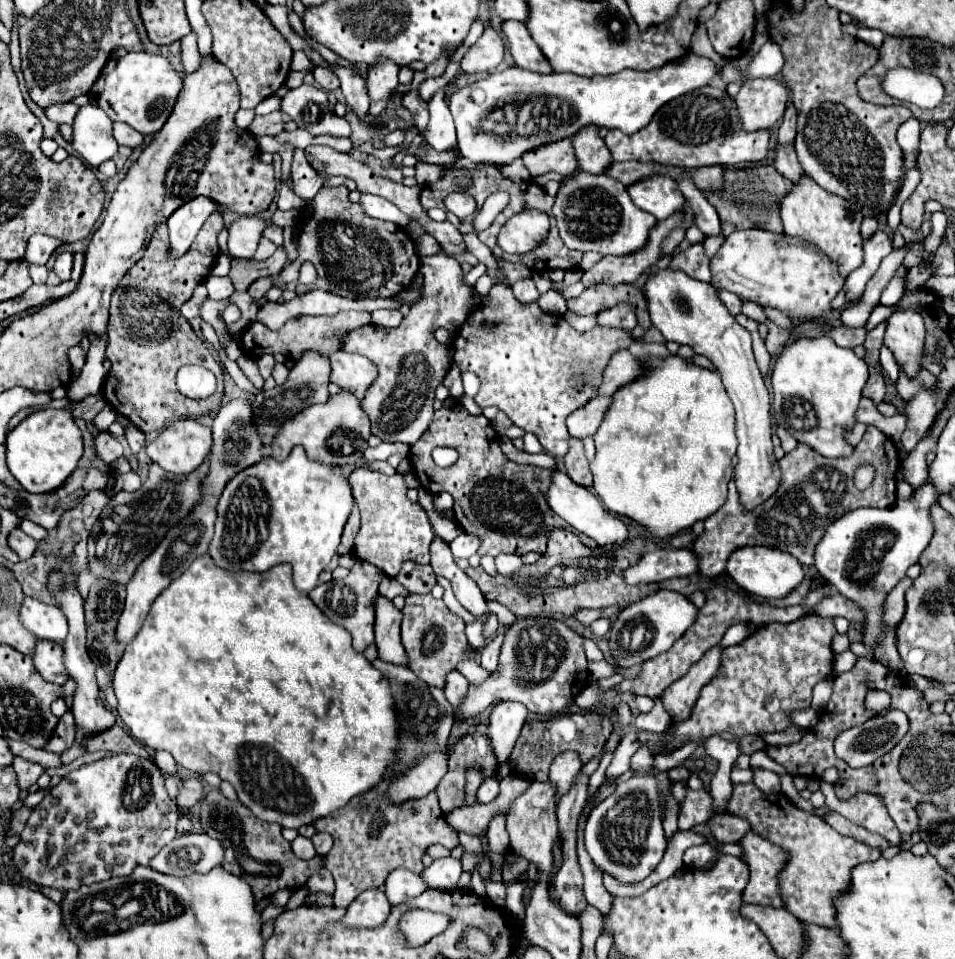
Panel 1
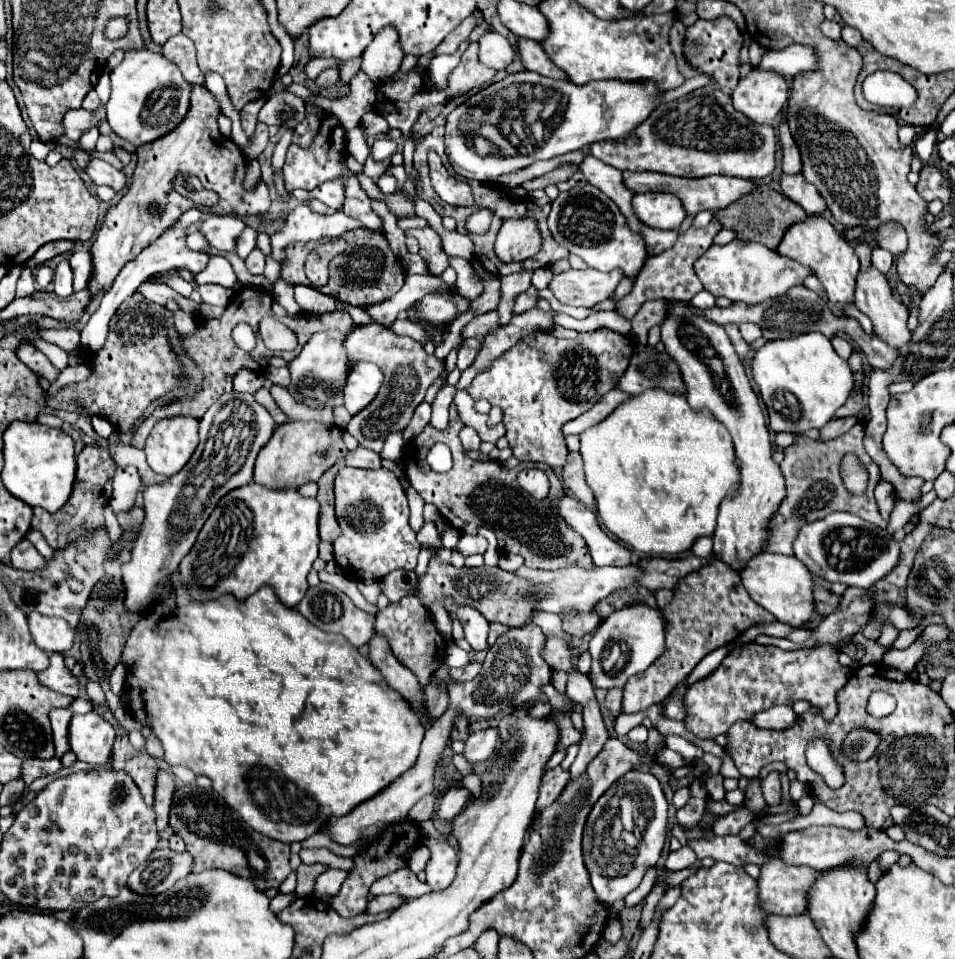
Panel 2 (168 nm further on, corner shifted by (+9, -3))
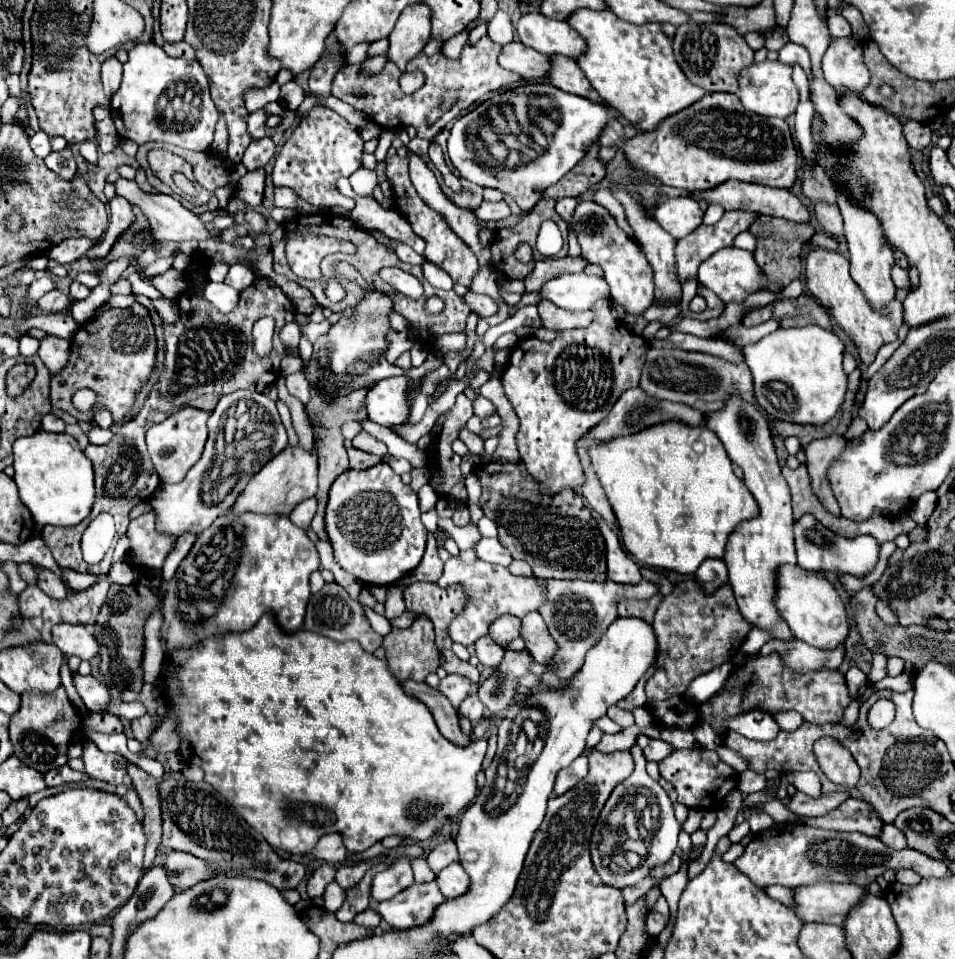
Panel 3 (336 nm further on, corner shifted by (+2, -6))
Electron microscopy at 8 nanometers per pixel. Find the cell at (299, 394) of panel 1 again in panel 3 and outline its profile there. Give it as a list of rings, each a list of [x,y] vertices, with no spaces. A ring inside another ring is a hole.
[[[379,291],[367,293],[365,301],[357,305],[355,319],[341,319],[331,327],[331,331],[315,341],[313,357],[309,359],[307,367],[303,369],[307,381],[319,393],[331,397],[345,397],[359,387],[367,387],[377,383],[383,377],[403,375],[399,367],[393,367],[385,359],[385,335],[389,331],[389,311],[391,299]]]

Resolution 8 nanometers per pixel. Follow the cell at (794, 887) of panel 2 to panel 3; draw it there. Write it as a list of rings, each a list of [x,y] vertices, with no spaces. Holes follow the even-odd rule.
[[[815,883],[793,889],[793,911],[801,921],[821,921],[843,925],[847,911],[865,893],[865,887],[853,883]]]

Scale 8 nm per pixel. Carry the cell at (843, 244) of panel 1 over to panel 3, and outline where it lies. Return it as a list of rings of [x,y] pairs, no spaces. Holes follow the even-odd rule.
[[[819,247],[811,249],[805,257],[805,283],[807,283],[807,291],[823,307],[831,309],[829,311],[831,317],[855,341],[855,345],[859,347],[859,357],[865,365],[869,365],[875,359],[881,345],[891,343],[891,341],[897,339],[897,329],[903,323],[903,303],[895,301],[881,315],[875,313],[871,309],[871,305],[865,301],[863,291],[859,289],[859,285],[851,279],[849,261],[841,253],[825,251],[825,249],[819,249]]]

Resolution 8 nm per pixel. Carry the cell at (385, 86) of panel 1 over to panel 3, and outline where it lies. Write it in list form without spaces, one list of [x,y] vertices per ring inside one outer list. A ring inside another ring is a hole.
[[[411,5],[403,9],[399,21],[395,23],[395,29],[389,35],[387,61],[399,65],[399,69],[405,71],[407,61],[411,61],[411,57],[417,57],[429,41],[429,29],[431,23],[427,5]]]

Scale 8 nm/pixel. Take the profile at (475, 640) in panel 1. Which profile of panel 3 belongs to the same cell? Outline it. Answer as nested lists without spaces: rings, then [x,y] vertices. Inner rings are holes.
[[[451,557],[445,563],[445,571],[437,581],[441,587],[453,585],[453,583],[461,583],[463,589],[467,591],[467,595],[471,597],[469,605],[465,607],[465,611],[461,615],[457,615],[451,623],[449,623],[449,637],[455,643],[461,643],[465,647],[473,645],[479,637],[487,635],[489,625],[499,617],[499,615],[515,615],[519,619],[523,619],[527,613],[531,611],[539,611],[543,607],[545,601],[545,579],[539,579],[535,575],[531,577],[517,577],[513,575],[507,567],[503,565],[491,565],[491,563],[483,563],[477,559],[475,565],[463,565],[459,561],[459,557]]]

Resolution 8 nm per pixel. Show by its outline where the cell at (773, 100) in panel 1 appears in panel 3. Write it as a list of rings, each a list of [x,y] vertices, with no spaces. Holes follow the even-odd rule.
[[[763,61],[759,65],[751,65],[743,69],[743,73],[739,73],[737,95],[747,111],[763,117],[787,119],[791,113],[795,113],[795,107],[799,103],[799,91],[791,79],[791,65],[783,65],[779,61]]]

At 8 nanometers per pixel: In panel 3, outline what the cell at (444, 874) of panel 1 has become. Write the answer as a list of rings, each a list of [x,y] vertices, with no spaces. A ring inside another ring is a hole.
[[[449,863],[445,869],[441,869],[435,877],[435,883],[439,885],[439,891],[449,897],[459,897],[469,887],[469,875],[461,867],[461,863]]]

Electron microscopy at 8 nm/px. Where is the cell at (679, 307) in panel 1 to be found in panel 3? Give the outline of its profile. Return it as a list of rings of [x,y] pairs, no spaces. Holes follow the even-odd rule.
[[[733,393],[721,409],[705,415],[703,425],[721,439],[731,461],[741,465],[743,481],[759,505],[759,515],[741,521],[735,527],[735,531],[729,535],[723,555],[729,569],[729,583],[739,603],[739,611],[755,627],[771,631],[777,639],[791,639],[793,635],[789,627],[779,617],[773,605],[773,595],[775,595],[775,569],[781,563],[797,563],[795,545],[791,537],[791,529],[795,521],[791,509],[791,491],[785,477],[781,475],[769,423],[755,405],[743,401],[743,397]]]

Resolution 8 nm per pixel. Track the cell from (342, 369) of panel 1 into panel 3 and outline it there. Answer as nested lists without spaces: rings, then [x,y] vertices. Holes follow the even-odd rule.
[[[387,377],[369,387],[365,397],[367,415],[371,421],[393,427],[407,423],[409,401],[407,401],[409,377]]]

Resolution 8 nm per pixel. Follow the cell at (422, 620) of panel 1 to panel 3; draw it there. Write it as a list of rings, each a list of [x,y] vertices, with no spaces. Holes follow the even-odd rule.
[[[423,615],[415,617],[413,625],[407,629],[391,629],[383,637],[383,649],[399,681],[425,681],[427,673],[433,671],[439,661],[433,625]],[[433,655],[437,655],[437,659],[433,659]]]

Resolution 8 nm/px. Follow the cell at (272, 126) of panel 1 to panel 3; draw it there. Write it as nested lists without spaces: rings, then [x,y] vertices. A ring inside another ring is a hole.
[[[263,137],[259,141],[251,141],[251,145],[243,155],[243,165],[249,171],[253,171],[259,167],[265,167],[273,155],[275,155],[275,143],[271,141],[271,137]]]

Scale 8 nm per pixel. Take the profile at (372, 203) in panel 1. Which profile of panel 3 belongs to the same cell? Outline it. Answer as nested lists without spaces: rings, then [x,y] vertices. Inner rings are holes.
[[[315,105],[309,115],[299,123],[289,141],[281,147],[275,167],[273,167],[273,183],[275,187],[291,187],[301,195],[307,203],[315,207],[343,207],[352,211],[356,205],[352,198],[341,195],[335,187],[339,177],[349,177],[361,167],[363,157],[363,139],[359,129],[349,125],[341,115],[331,111],[329,107]]]

